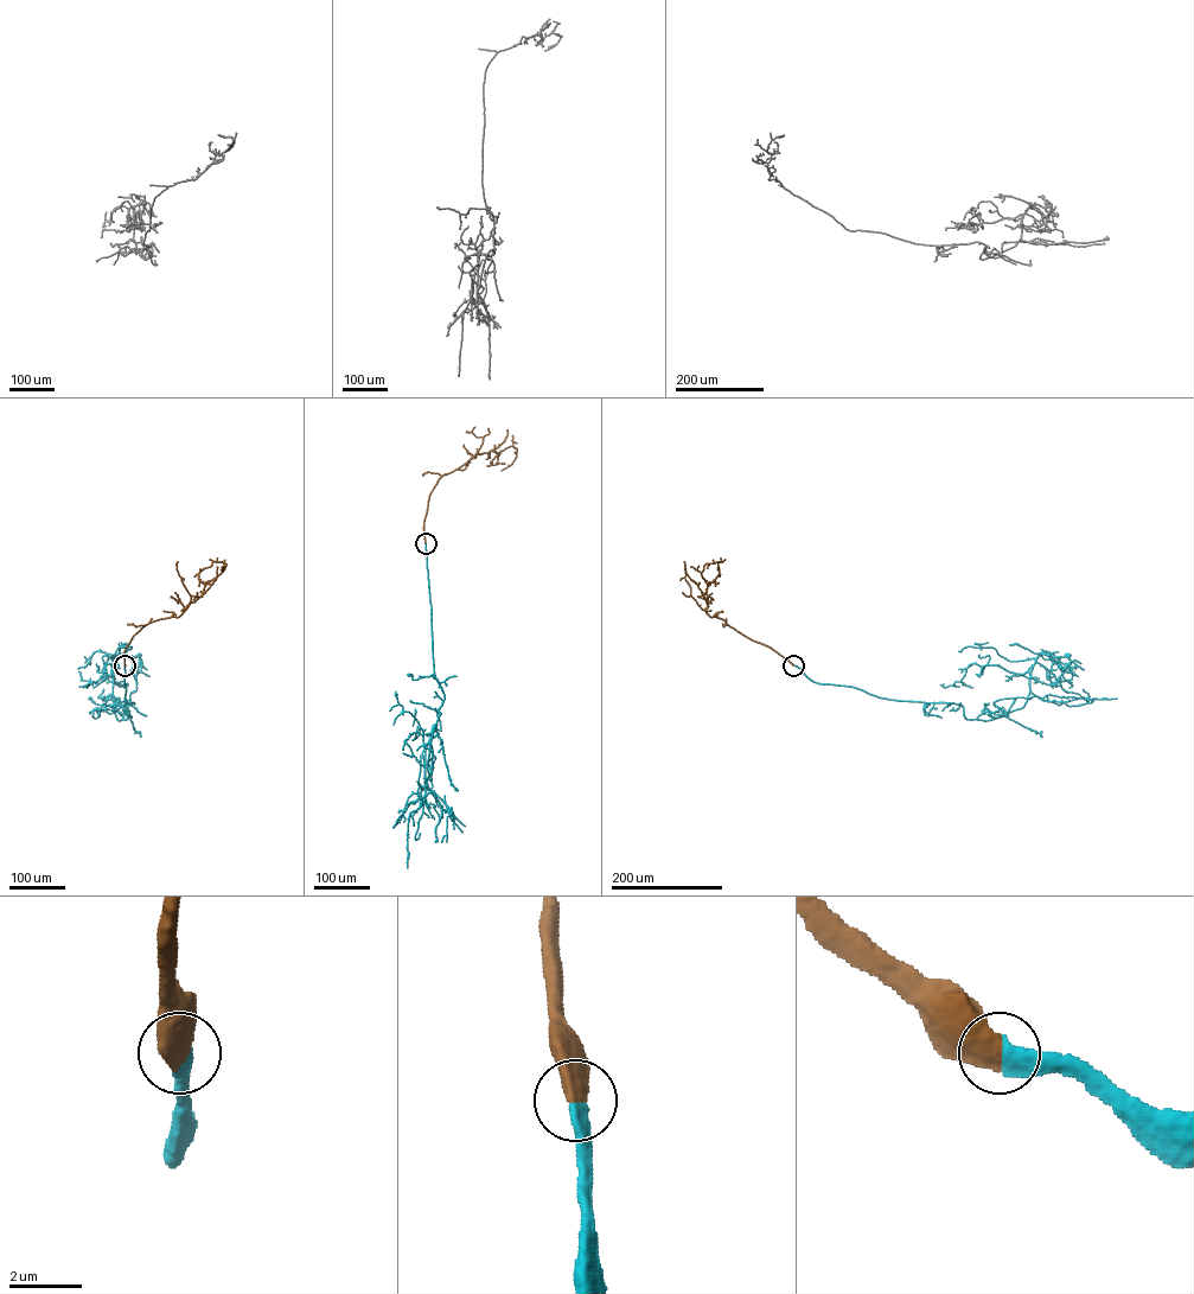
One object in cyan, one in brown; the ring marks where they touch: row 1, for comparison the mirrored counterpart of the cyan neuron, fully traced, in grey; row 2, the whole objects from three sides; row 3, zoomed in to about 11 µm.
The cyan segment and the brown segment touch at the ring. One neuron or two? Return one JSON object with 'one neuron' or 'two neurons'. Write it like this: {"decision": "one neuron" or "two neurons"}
{"decision": "one neuron"}

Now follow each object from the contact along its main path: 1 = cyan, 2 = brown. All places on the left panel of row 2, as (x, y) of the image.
1: (125, 665), (125, 701), (134, 702), (119, 720), (113, 658), (123, 654), (139, 671), (139, 656)
2: (125, 665), (125, 650), (134, 635), (149, 623), (178, 617), (222, 572), (225, 563), (210, 559)

